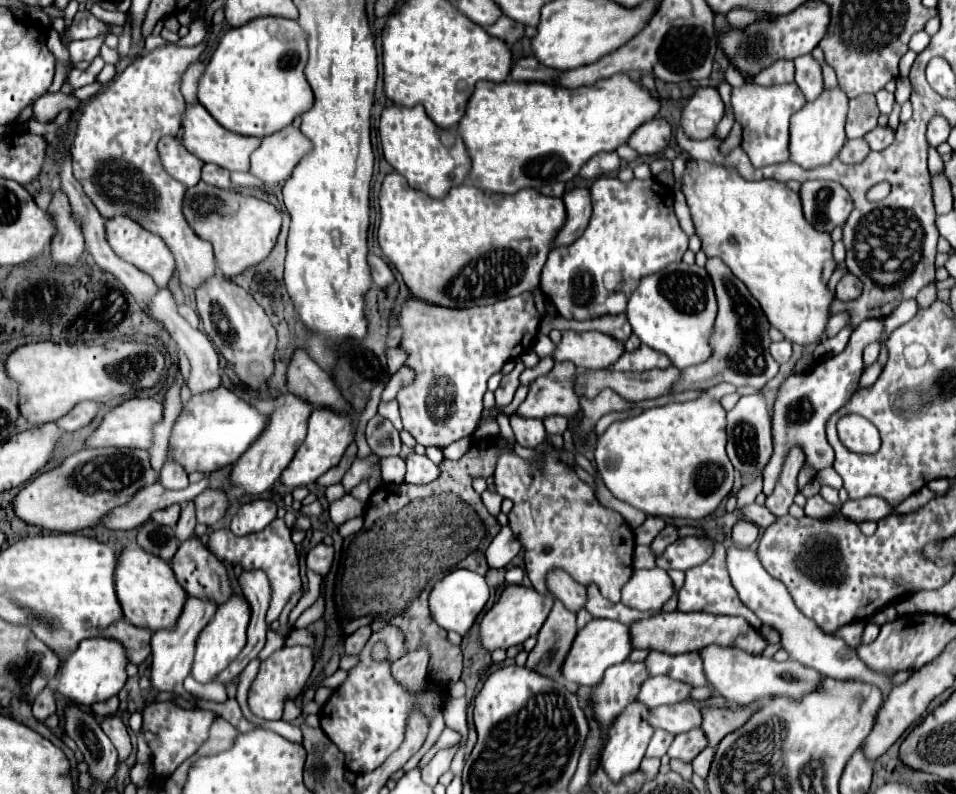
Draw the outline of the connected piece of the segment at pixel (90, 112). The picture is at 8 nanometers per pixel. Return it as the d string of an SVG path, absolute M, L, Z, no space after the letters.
M212 24L206 29L206 39L196 47L160 45L140 59L134 59L124 73L114 77L106 91L92 97L92 101L80 109L70 147L74 177L82 183L100 215L104 219L128 215L146 231L160 235L176 257L182 283L192 289L204 285L204 281L216 273L216 261L212 245L202 241L188 227L182 215L186 187L164 171L156 145L160 137L180 133L180 119L186 107L180 81L184 71L204 53Z

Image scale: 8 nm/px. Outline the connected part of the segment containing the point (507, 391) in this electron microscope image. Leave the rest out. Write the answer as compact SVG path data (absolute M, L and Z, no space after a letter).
M516 359L514 371L508 373L508 375L504 375L500 387L494 391L494 395L496 395L496 405L504 407L504 405L508 405L508 403L512 401L516 389L520 387L520 373L522 373L522 371L524 371L524 365L522 365L520 359Z

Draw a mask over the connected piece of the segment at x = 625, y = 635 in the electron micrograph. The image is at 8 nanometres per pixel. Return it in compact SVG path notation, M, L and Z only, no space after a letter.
M592 619L584 629L578 631L572 643L572 651L568 651L568 659L564 659L562 677L578 685L596 685L602 681L604 671L616 663L626 661L630 651L632 643L630 643L628 625L610 619Z

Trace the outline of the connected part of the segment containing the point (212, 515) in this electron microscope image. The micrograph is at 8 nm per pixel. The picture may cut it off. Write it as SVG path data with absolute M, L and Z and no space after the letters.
M206 489L196 499L196 519L204 525L214 525L218 519L224 517L224 513L230 507L230 499L220 489Z

